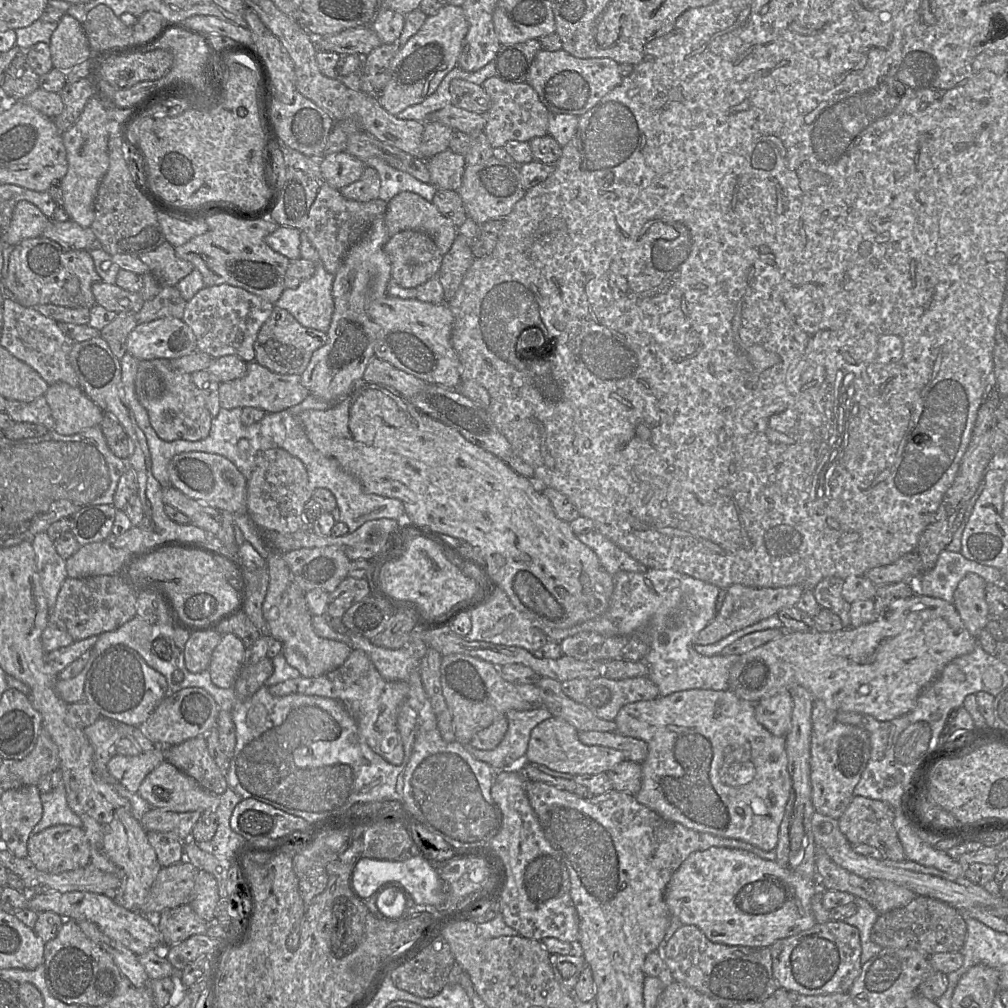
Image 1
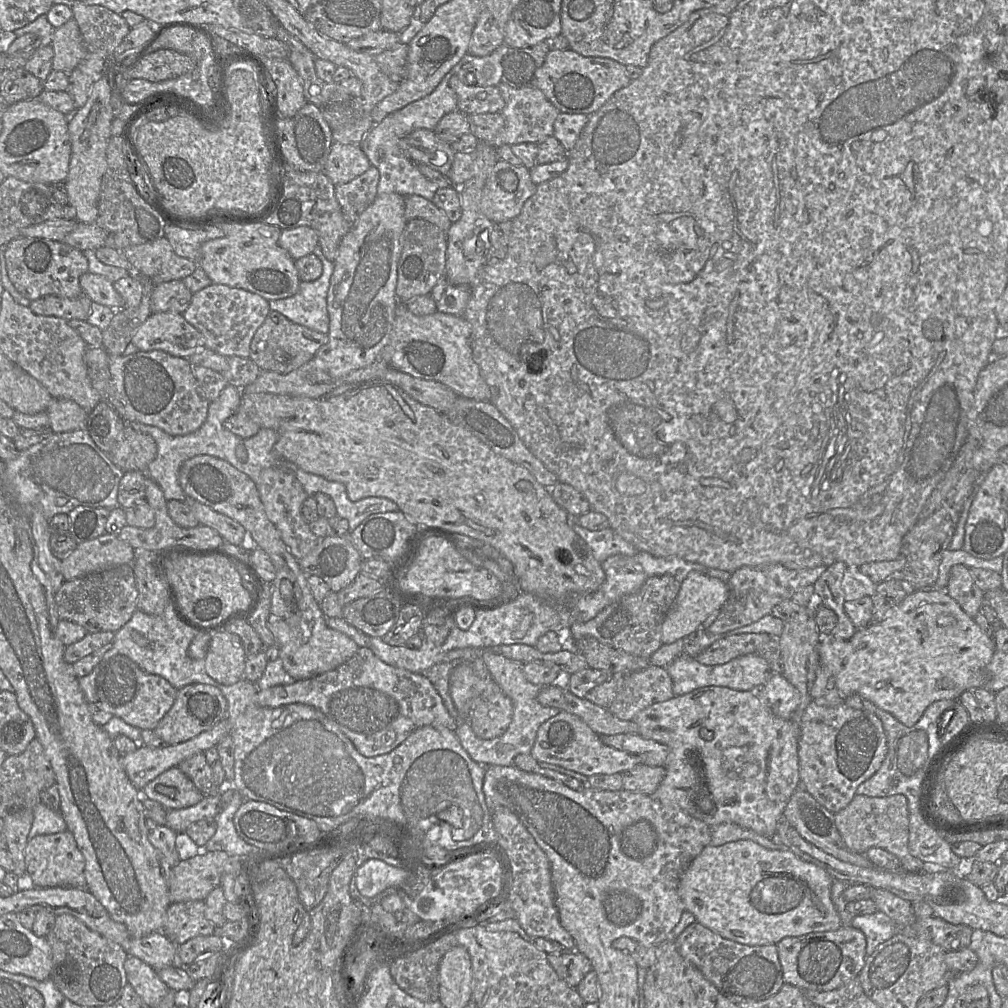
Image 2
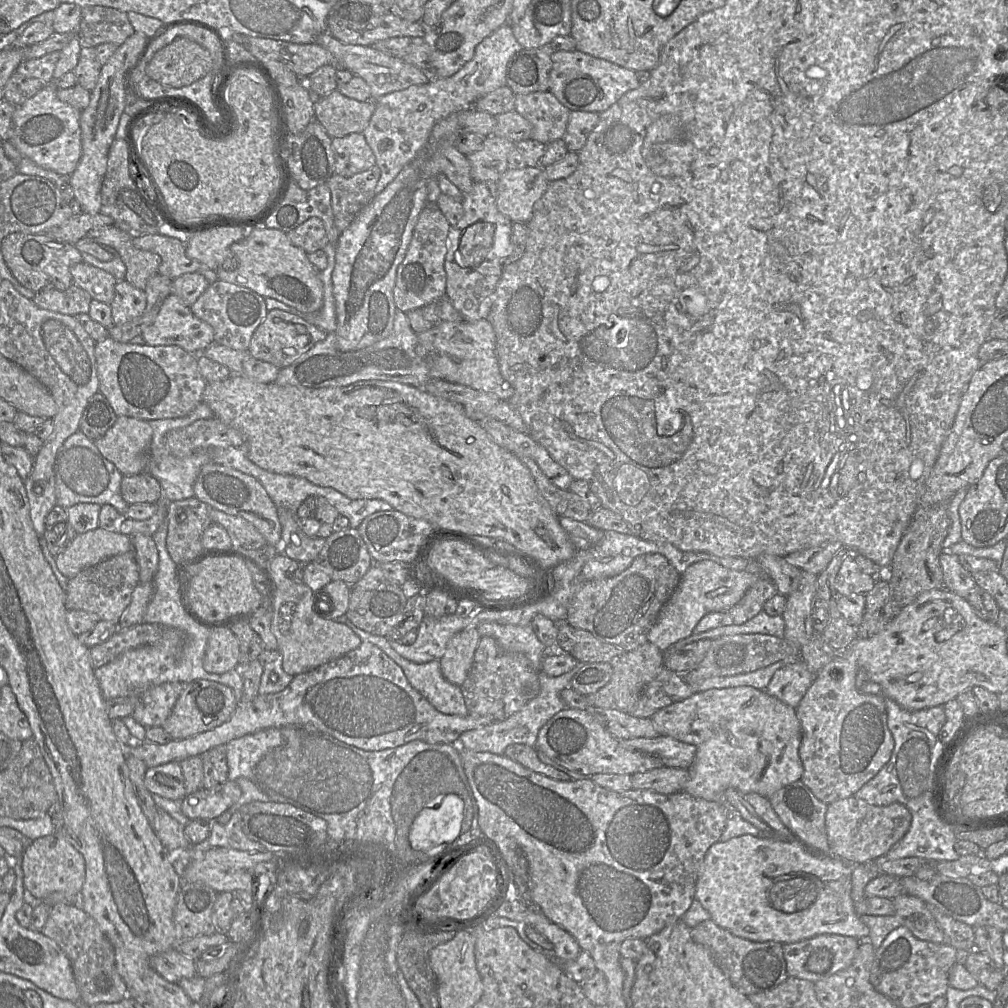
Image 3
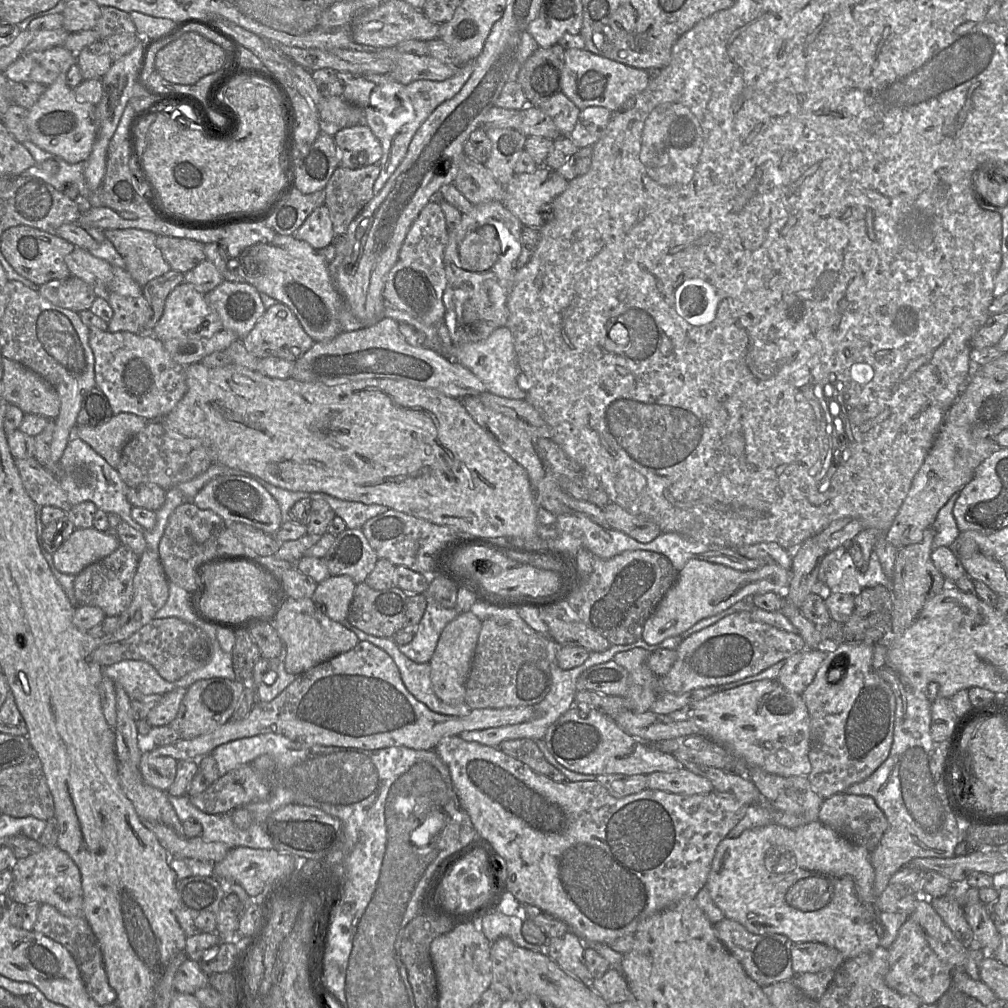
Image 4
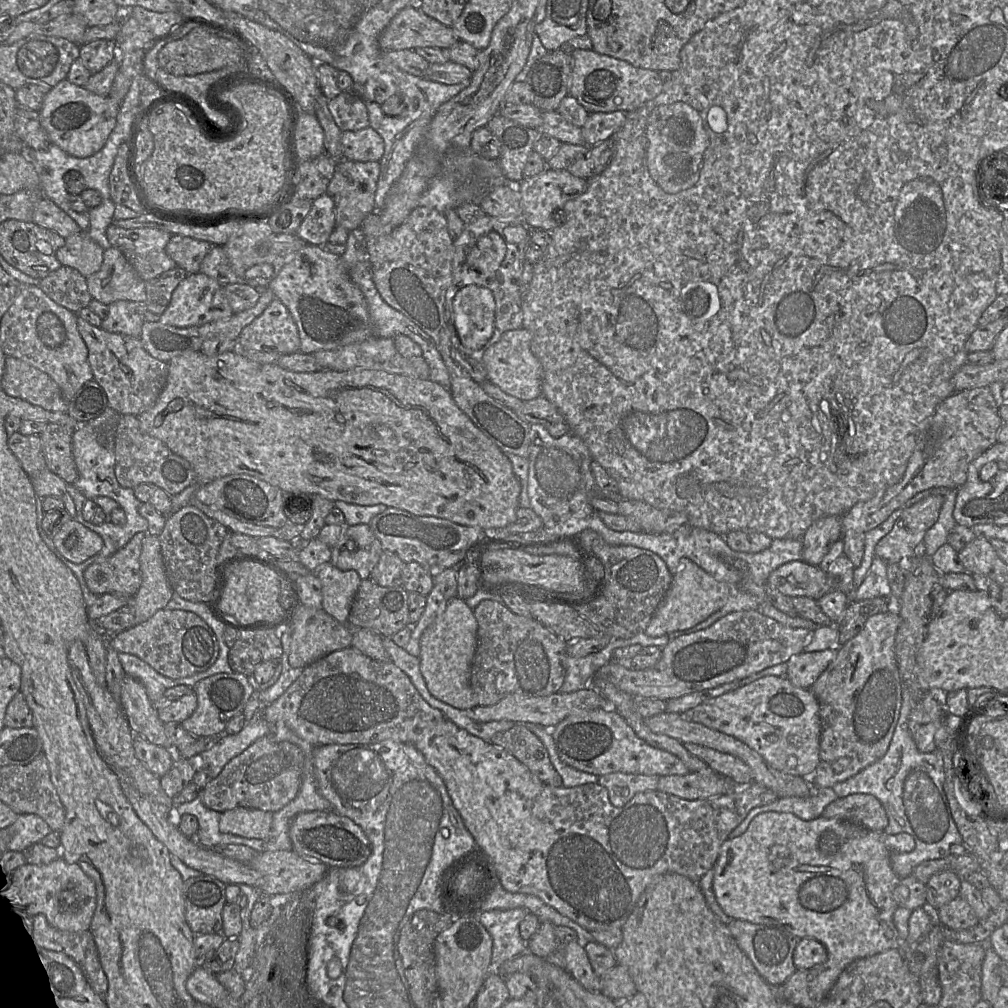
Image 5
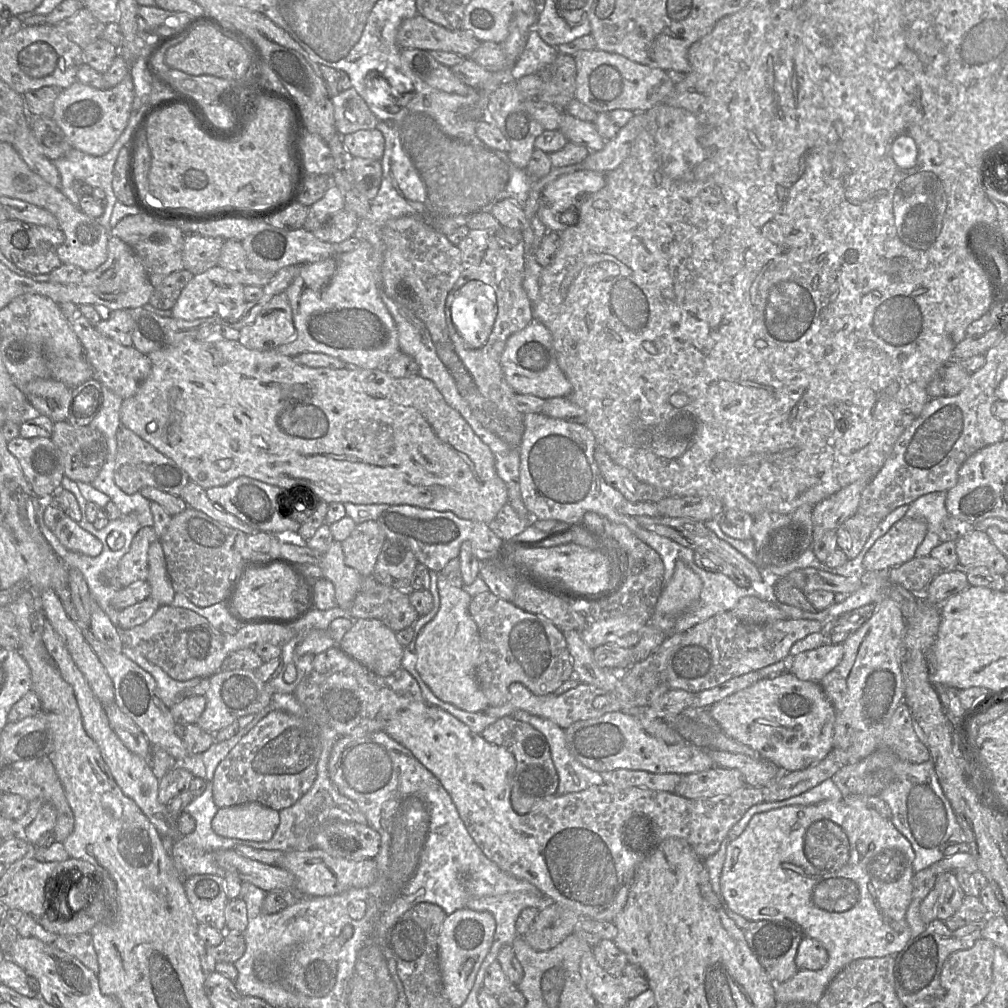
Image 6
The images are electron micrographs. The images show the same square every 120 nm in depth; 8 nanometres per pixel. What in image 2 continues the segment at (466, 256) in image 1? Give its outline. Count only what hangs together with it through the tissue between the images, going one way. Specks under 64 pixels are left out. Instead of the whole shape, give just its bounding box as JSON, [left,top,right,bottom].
[431,276,471,316]

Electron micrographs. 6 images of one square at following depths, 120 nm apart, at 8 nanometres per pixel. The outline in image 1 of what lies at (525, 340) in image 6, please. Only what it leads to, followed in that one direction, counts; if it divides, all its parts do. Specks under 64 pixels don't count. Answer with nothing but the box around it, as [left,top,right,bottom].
[367,295,461,388]

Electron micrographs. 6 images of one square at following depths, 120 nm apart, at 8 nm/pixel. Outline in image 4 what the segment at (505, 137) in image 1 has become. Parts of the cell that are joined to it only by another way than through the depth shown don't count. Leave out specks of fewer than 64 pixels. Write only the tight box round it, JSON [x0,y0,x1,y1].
[538,92,580,137]

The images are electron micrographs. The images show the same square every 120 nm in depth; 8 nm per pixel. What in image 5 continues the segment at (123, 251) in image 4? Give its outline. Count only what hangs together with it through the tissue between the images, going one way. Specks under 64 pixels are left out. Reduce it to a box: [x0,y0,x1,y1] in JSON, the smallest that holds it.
[107,224,177,280]

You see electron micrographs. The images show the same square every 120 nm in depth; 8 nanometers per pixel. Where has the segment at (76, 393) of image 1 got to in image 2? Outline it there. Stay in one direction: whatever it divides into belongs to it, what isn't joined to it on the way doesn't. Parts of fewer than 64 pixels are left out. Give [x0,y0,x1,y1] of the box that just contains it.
[46,398,88,433]

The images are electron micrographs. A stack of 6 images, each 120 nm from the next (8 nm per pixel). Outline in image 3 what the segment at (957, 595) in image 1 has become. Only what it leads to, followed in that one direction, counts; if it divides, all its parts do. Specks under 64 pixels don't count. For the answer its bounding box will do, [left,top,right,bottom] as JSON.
[939,549,979,599]

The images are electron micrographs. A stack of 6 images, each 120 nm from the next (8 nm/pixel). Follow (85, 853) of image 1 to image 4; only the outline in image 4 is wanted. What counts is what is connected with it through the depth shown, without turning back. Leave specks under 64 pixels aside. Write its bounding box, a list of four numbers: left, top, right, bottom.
[2,846,83,917]

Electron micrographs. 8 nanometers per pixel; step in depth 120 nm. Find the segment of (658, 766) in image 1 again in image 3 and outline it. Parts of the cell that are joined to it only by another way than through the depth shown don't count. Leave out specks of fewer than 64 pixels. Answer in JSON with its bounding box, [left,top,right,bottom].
[650,686,804,802]

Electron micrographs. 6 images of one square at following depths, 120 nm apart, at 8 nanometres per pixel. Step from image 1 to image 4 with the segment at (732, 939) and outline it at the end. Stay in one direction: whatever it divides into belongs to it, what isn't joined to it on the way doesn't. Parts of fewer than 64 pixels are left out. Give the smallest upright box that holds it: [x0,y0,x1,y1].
[705,820,885,1001]

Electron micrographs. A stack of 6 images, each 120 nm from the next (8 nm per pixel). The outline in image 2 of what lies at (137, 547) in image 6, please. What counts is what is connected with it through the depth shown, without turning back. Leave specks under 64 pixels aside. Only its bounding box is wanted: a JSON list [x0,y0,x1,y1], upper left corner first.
[55,564,138,633]

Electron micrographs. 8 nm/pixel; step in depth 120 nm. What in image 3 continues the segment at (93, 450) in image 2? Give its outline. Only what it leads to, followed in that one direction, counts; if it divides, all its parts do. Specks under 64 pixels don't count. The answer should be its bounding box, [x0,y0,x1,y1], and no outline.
[55,430,129,516]

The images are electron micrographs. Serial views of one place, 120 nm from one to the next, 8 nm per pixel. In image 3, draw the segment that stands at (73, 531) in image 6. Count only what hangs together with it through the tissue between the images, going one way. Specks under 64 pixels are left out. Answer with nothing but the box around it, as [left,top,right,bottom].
[56,527,130,578]

